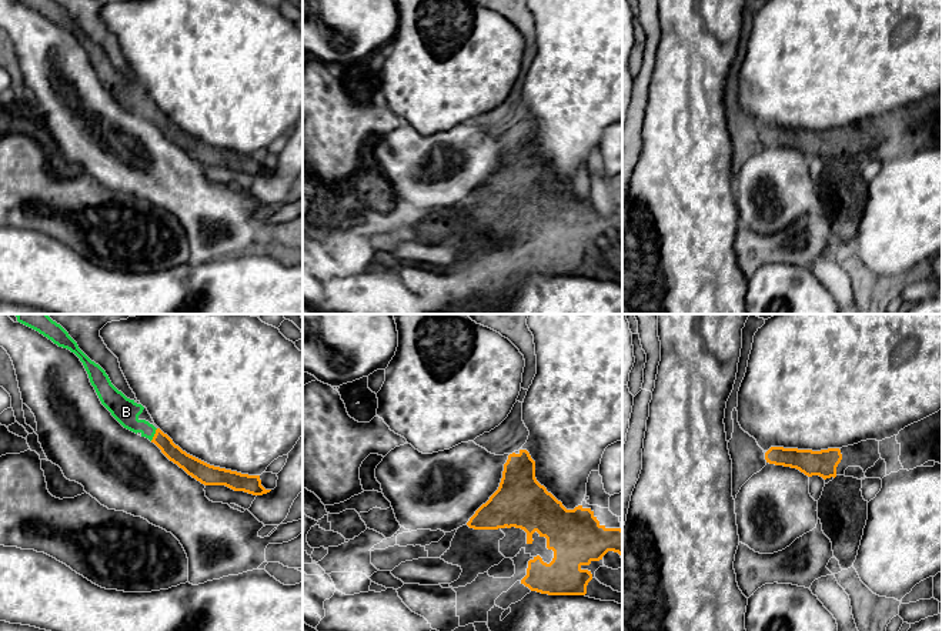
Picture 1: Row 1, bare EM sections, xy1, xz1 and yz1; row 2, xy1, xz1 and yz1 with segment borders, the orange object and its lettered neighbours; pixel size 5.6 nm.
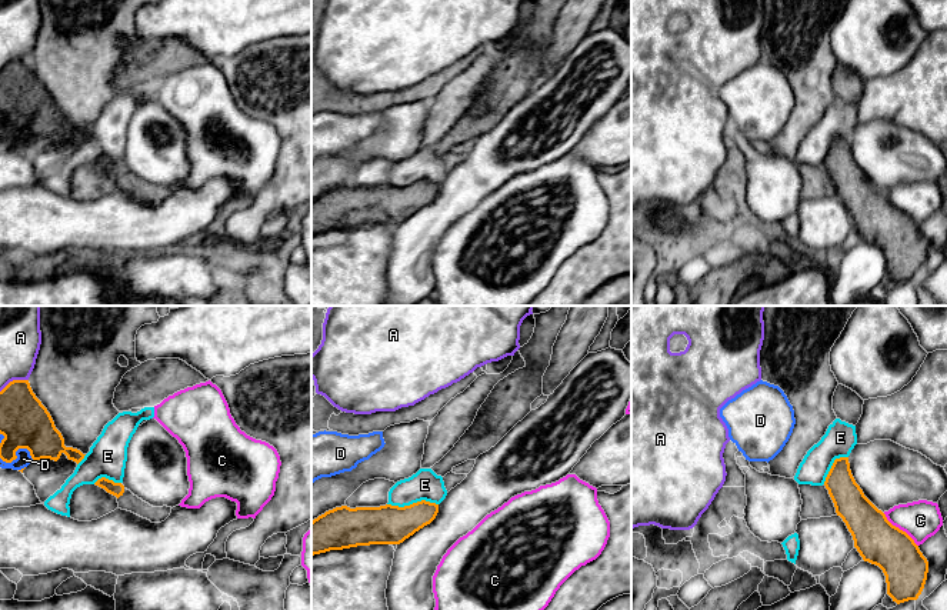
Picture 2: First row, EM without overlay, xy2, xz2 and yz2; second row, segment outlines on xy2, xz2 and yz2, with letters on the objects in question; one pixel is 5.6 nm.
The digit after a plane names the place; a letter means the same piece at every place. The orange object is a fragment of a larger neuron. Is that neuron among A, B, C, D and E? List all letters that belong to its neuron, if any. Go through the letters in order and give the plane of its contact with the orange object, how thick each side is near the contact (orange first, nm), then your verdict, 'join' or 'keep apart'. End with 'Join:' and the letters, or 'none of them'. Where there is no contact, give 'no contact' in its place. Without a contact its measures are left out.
A: contact in xy2; calibres 280 and 220 nm; keep apart
B: contact in xy1; calibres 90 and 150 nm; join
C: contact in yz2; calibres 240 and 220 nm; keep apart
D: contact in xy2; calibres 280 and 80 nm; keep apart
E: contact in xz2; calibres 220 and 170 nm; keep apart
Join: B

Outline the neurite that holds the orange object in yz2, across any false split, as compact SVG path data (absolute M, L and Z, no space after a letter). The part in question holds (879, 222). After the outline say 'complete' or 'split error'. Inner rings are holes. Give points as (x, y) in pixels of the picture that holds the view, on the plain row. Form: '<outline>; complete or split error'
M848 137L834 140L824 166L834 183L837 196L846 203L853 216L854 227L863 240L883 250L887 263L887 274L893 281L900 284L908 280L917 280L927 260L928 241L914 220L906 211L893 206L886 194L864 176L851 154Z; complete

